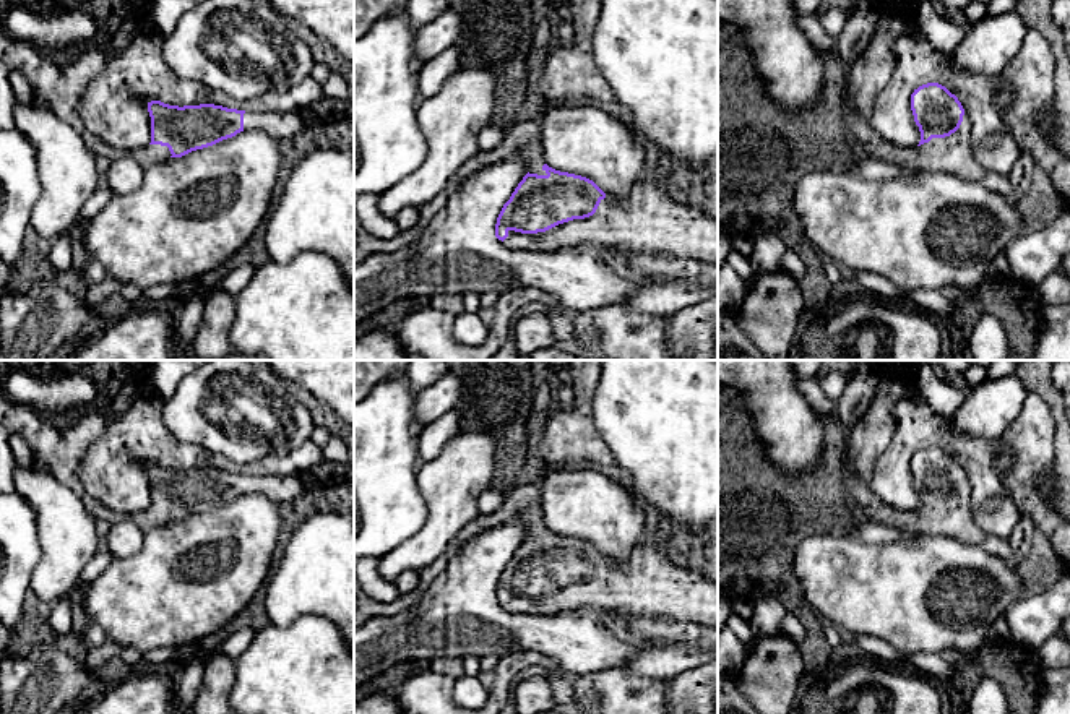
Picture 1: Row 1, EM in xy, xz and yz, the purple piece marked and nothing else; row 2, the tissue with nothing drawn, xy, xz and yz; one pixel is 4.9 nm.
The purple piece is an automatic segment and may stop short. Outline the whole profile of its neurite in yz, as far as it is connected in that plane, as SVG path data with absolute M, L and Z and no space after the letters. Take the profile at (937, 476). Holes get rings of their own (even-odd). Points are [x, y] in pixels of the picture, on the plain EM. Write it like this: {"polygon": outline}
{"polygon": "M895 372L880 373L869 409L846 441L843 484L851 503L869 521L909 534L943 536L1013 563L1016 557L1008 540L987 534L976 523L964 472L945 449L927 446L911 458L911 474L921 495L917 510L896 510L870 488L875 464L896 430L895 404L909 391L908 378Z"}

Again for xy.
{"polygon": "M148 466L151 506L132 516L146 534L170 521L213 510L244 493L258 493L283 508L313 485L308 474L255 475L214 467L169 469Z"}

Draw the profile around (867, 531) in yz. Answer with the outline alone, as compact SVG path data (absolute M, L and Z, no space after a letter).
M859 518L856 526L848 532L848 536L870 544L891 544L903 540L908 532L904 529L885 526L869 519Z

